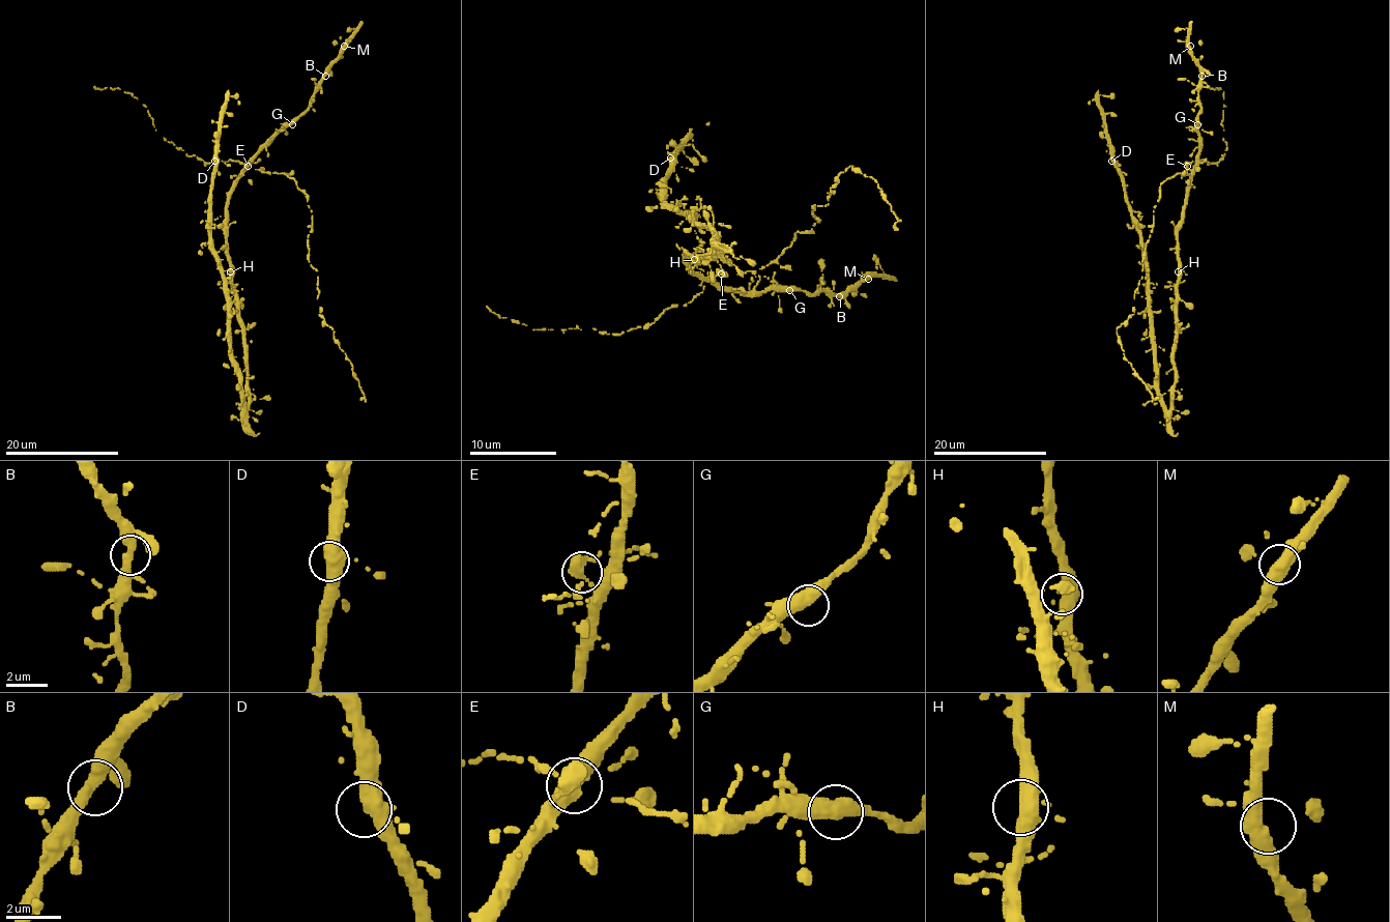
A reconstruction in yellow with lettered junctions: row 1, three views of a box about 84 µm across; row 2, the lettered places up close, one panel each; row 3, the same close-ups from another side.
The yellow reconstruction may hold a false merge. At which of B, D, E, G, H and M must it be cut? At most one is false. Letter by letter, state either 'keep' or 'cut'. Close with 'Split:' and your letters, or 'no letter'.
B: keep
D: keep
E: keep
G: keep
H: keep
M: keep
Split: no letter

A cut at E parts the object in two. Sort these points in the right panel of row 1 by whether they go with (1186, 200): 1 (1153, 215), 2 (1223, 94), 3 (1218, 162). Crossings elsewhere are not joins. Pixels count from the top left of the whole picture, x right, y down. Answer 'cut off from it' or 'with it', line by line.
1: cut off from it
2: cut off from it
3: cut off from it

